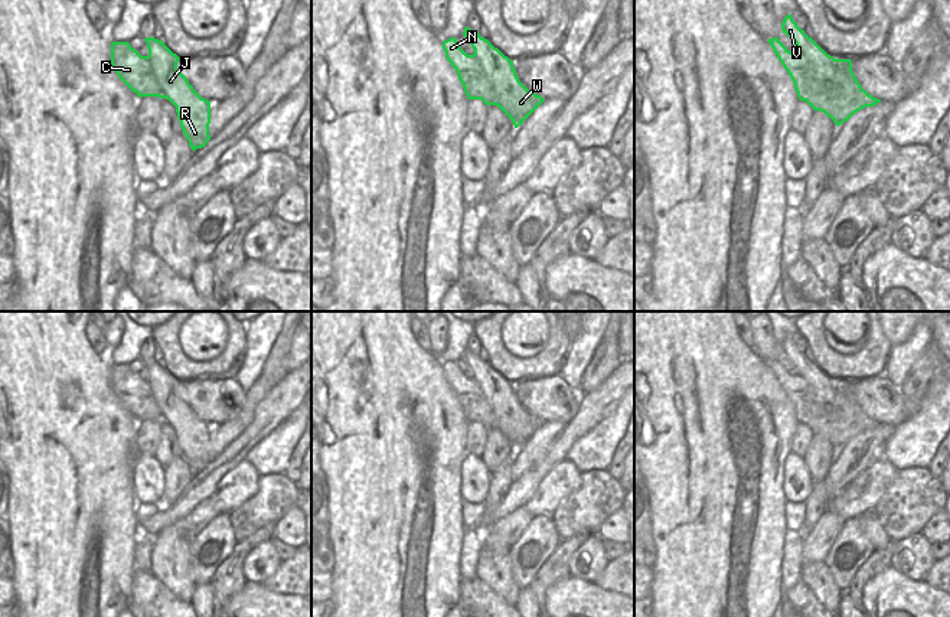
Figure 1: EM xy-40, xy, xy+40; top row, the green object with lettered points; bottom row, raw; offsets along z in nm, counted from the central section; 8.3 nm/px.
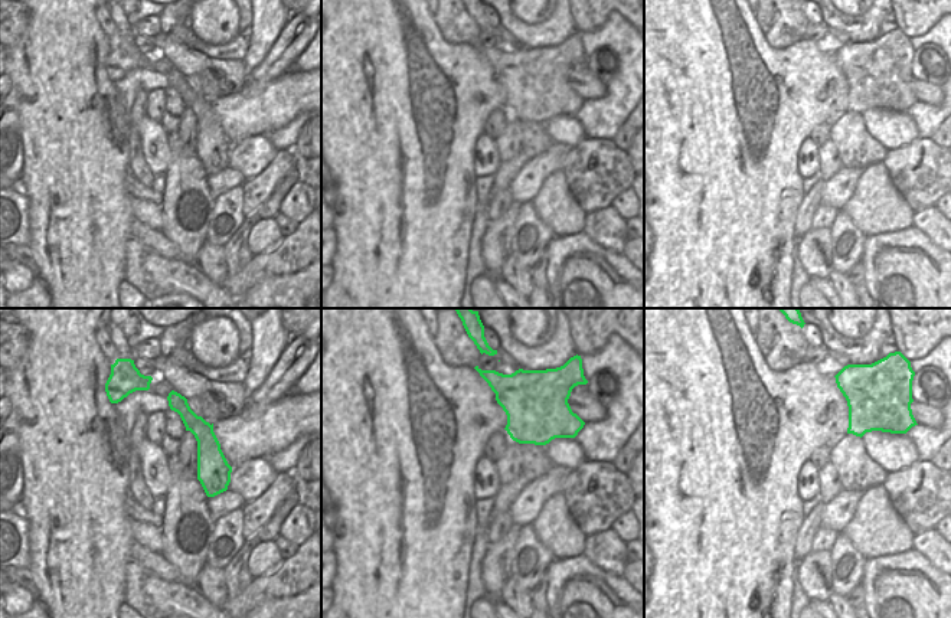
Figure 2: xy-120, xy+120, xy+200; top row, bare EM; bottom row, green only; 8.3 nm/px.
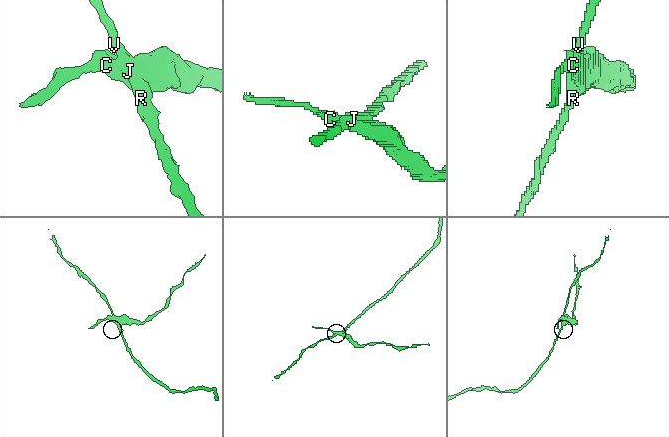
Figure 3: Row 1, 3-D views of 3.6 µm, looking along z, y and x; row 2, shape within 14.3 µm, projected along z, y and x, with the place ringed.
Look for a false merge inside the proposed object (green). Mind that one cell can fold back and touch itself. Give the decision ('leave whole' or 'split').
split

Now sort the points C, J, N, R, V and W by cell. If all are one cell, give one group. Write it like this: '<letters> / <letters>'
C N / J R V W

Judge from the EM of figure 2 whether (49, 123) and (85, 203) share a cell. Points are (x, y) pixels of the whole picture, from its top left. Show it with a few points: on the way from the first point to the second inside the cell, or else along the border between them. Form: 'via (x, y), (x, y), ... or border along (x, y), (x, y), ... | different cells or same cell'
via (69, 143), (75, 183) | same cell

